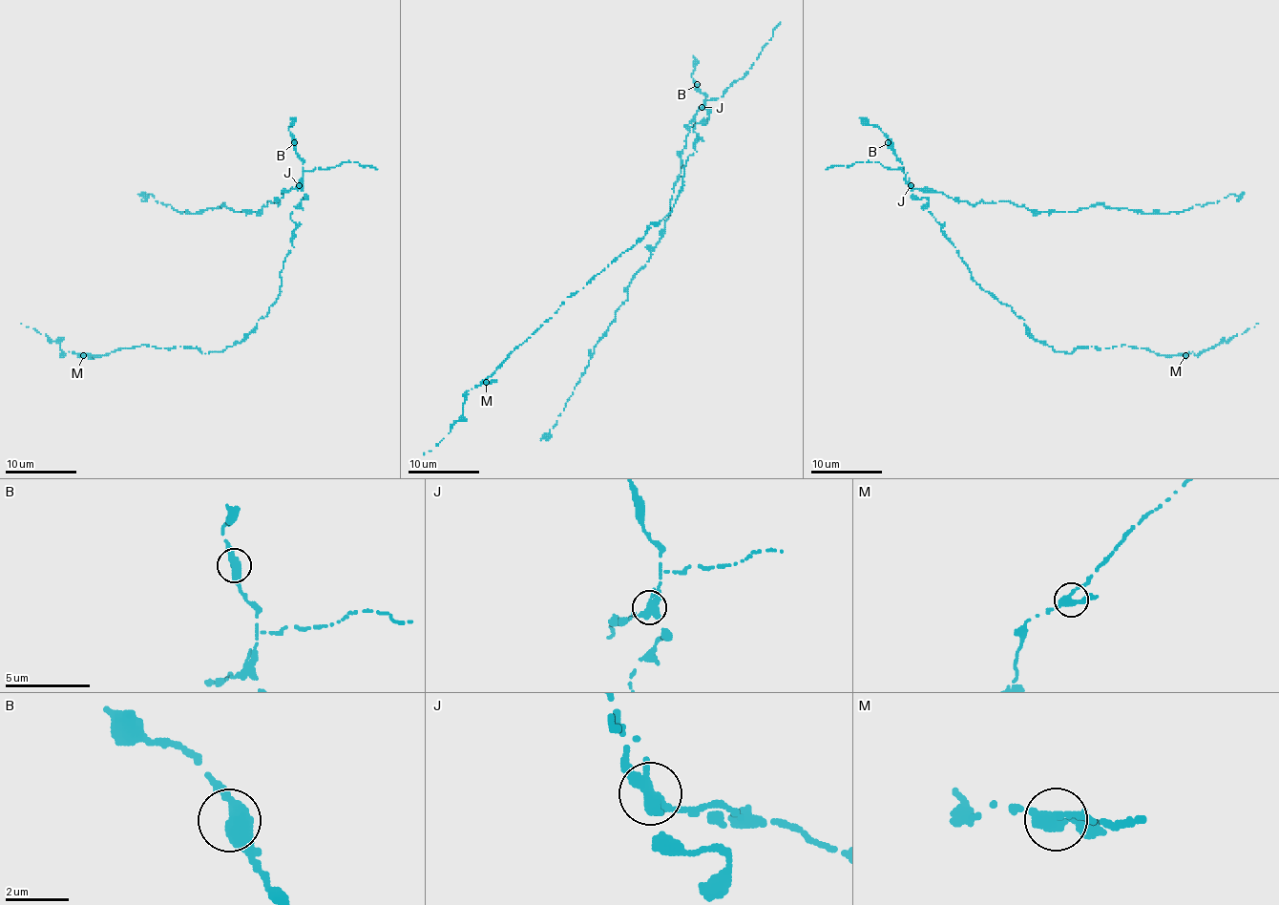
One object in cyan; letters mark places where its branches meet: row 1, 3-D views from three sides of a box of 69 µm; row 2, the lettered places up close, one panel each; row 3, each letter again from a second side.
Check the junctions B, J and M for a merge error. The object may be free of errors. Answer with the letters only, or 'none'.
J

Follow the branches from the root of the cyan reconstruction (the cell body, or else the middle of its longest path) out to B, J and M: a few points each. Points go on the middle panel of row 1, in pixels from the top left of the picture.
B: (695, 150), (699, 136), (693, 128), (699, 123), (703, 125), (709, 115), (705, 96), (697, 84)
J: (695, 150), (699, 136), (693, 128), (699, 123), (703, 125), (709, 115), (709, 111), (702, 107)
M: (695, 150), (682, 167), (682, 189), (672, 210), (567, 297), (486, 382)

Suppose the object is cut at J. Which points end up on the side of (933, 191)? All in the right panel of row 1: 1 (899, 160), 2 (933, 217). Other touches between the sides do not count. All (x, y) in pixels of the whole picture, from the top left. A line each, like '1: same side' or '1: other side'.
1: other side
2: other side

